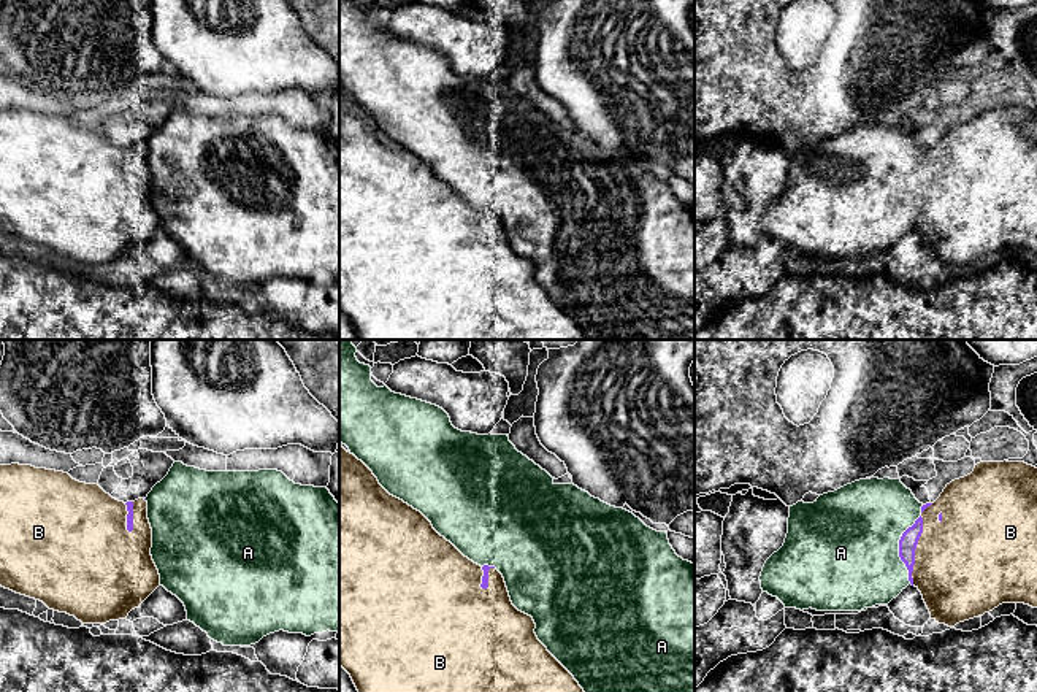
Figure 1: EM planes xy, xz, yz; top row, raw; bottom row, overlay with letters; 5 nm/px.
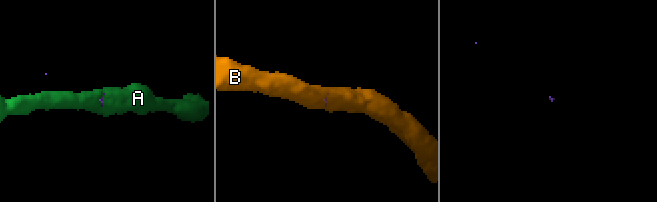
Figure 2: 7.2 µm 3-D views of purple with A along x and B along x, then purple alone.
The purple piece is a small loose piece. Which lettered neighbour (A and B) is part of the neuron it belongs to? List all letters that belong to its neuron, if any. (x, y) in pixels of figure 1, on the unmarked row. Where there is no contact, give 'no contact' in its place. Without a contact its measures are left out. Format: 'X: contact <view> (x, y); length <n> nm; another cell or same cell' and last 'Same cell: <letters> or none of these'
A: contact yz (899, 194); length 360 nm; another cell
B: contact yz (914, 196); length 360 nm; same cell
Same cell: B

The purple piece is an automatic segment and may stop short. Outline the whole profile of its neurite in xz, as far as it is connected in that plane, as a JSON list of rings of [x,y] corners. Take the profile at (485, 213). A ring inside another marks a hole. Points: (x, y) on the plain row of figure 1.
[[[339,86],[339,309],[350,319],[360,340],[587,340],[538,284],[534,273],[533,262],[512,249],[504,222],[495,211],[480,211],[465,202],[420,156],[390,140]]]

